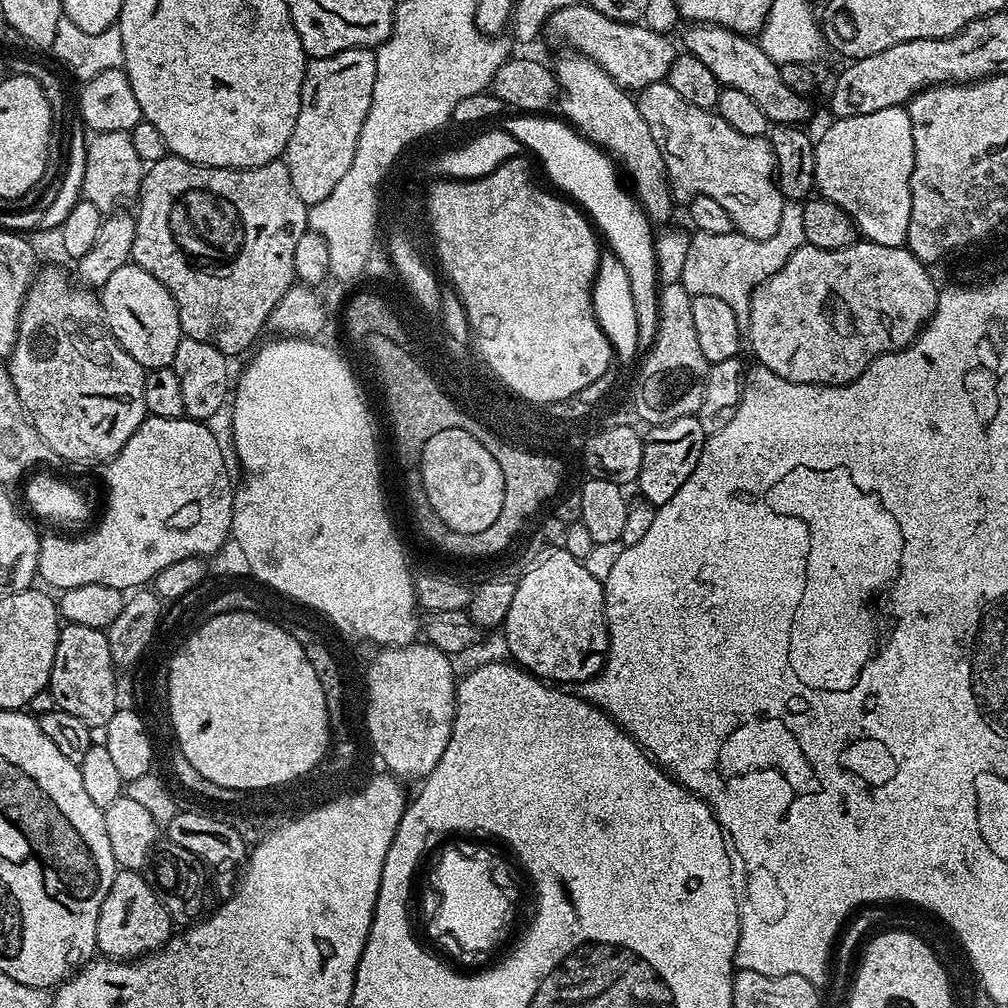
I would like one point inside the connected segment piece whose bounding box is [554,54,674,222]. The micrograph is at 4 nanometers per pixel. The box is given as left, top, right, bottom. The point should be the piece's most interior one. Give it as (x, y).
(601, 111)

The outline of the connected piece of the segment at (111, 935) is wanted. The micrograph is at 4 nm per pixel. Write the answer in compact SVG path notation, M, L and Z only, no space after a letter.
M127 870L117 871L114 882L110 882L110 894L106 894L106 902L102 902L102 910L98 914L98 938L96 946L99 955L113 960L139 960L149 952L157 952L164 947L164 943L174 934L172 915L162 906L156 897L156 890L147 879L143 880L140 872Z

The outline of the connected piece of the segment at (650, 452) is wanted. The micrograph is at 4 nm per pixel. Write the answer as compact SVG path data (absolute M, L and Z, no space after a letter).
M699 415L674 418L674 422L658 424L647 429L642 454L642 470L638 481L639 495L651 504L662 505L678 494L678 486L690 478L694 466L704 449L706 434L700 425Z

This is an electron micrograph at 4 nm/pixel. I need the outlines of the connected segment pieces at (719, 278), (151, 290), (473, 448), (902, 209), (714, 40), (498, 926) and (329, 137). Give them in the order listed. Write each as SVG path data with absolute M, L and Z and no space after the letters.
M787 200L782 208L782 217L778 224L778 230L770 238L752 239L749 236L742 235L738 230L733 230L730 234L696 232L690 239L688 254L686 254L686 261L679 283L692 297L720 298L733 311L734 318L737 319L740 328L746 330L749 326L749 302L753 289L760 284L764 284L766 278L776 274L789 261L794 250L805 243L807 243L807 240L803 229L801 205L799 201Z
M124 264L111 275L98 292L100 308L104 312L104 320L117 344L121 344L145 370L153 368L167 368L174 362L174 354L178 350L178 342L182 338L178 306L154 278L154 274L146 274L137 264Z
M460 429L441 430L420 451L418 465L426 497L442 522L458 534L475 534L494 524L501 513L504 488L502 470L477 438Z
M907 107L874 114L841 116L815 141L815 191L838 206L856 224L867 243L903 248L908 243L912 209L914 130Z
M695 22L687 25L684 32L684 44L691 55L702 58L702 63L714 73L714 78L725 88L743 90L748 97L754 98L762 109L762 114L773 125L794 124L807 125L807 120L812 116L811 99L805 98L801 93L790 90L786 82L782 82L780 65L773 62L761 50L759 43L751 35L735 32L729 28L722 28L718 24L698 24Z
M448 828L448 832L436 832L436 840L420 852L416 858L416 864L412 864L412 876L408 876L408 896L404 896L404 921L408 923L407 935L417 946L437 962L442 962L450 968L458 968L458 972L464 972L464 981L475 982L489 972L495 972L495 967L501 967L502 962L515 952L519 951L519 945L525 937L525 932L530 930L532 917L537 912L534 900L533 887L528 883L527 877L521 872L520 859L514 850L512 841L504 835L502 830L481 830L480 828Z
M370 48L342 50L338 54L309 59L305 63L298 122L282 157L290 170L290 182L294 182L294 190L304 204L311 206L322 202L322 198L328 197L330 190L338 186L346 170L350 170L350 162L354 162L354 150L358 150L362 122L366 122L366 114L370 114L375 81L376 53Z

